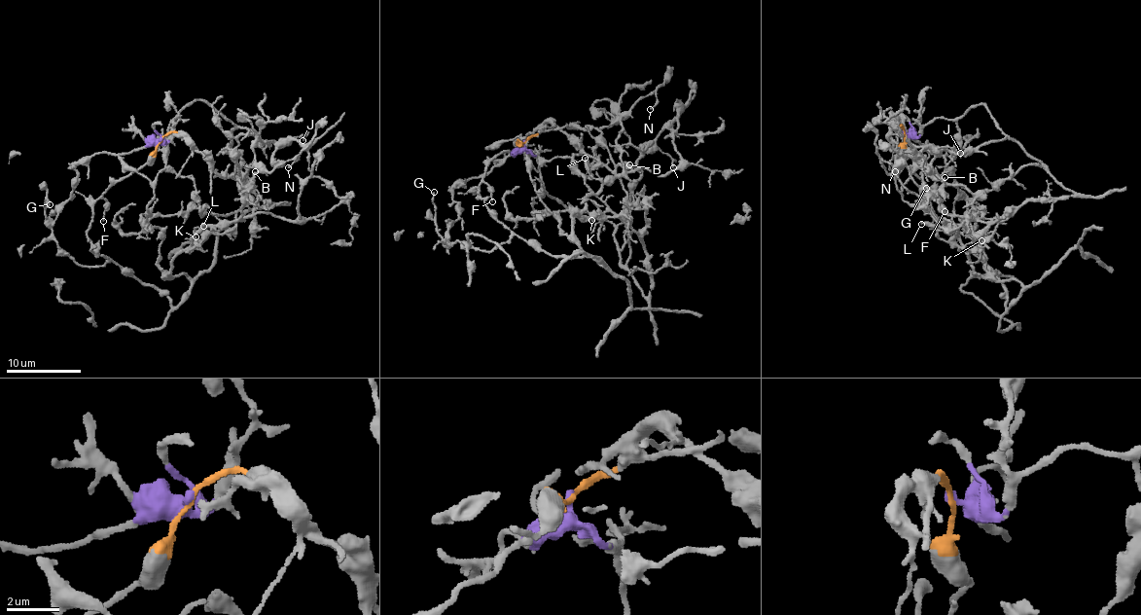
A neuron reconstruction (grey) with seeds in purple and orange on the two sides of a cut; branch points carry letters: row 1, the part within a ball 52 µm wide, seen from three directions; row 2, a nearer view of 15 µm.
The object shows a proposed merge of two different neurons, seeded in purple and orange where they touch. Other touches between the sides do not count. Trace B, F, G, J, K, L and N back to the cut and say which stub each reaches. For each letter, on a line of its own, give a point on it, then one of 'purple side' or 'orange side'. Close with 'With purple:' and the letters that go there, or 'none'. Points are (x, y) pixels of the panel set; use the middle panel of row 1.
B: place (629, 164); purple side
F: place (492, 201); orange side
G: place (434, 192); orange side
J: place (673, 167); purple side
K: place (591, 220); orange side
L: place (585, 158); orange side
N: place (650, 109); orange side
With purple: B, J

